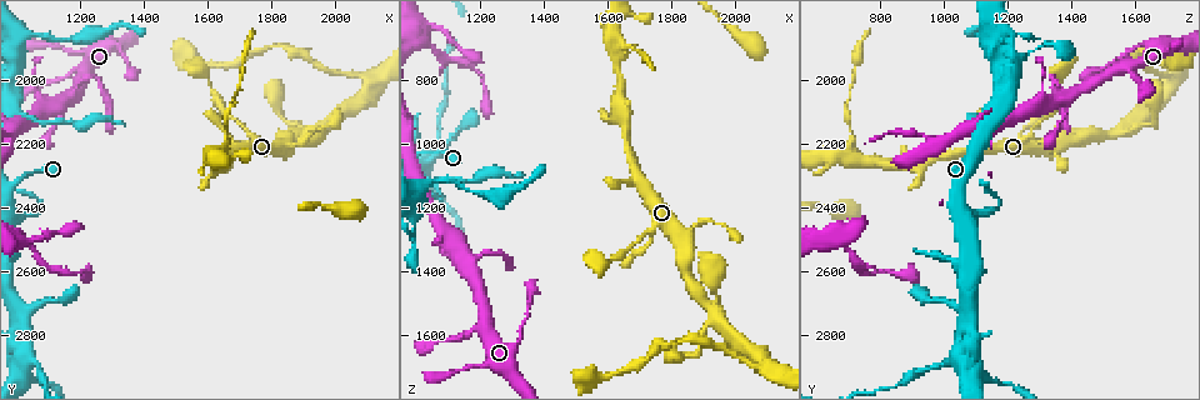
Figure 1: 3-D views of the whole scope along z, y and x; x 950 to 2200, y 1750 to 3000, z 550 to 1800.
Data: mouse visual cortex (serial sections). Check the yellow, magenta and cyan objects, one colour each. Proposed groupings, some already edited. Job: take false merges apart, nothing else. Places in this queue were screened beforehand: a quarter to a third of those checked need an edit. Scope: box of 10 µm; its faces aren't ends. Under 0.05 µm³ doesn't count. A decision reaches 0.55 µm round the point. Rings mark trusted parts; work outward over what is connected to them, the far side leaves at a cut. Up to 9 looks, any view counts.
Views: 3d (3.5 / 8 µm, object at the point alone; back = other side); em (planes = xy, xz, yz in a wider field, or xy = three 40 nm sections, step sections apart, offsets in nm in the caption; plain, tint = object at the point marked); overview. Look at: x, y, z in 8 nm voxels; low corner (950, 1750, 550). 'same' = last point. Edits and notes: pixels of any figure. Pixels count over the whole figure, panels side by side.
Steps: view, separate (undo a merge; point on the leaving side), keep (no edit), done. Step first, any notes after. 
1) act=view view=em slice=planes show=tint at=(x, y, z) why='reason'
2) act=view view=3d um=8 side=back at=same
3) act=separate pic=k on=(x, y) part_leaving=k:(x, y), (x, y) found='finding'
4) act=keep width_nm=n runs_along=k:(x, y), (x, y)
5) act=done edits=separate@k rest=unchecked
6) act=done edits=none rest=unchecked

act=view view=3d um=8 at=(1040, 2420, 1110) why='sudden change in width'

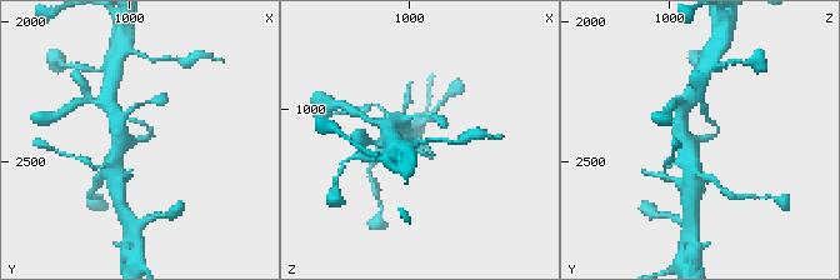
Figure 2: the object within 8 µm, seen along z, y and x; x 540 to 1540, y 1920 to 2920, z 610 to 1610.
act=view view=em slice=xy step=5 show=tint at=same arm_widths_nm=150,500 why='shape alone is not enough'

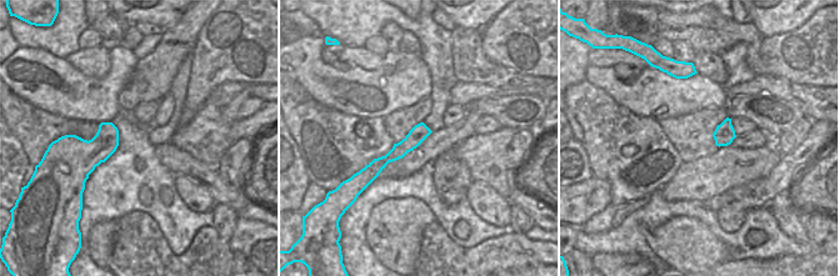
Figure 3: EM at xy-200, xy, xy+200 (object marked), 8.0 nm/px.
act=keep runs_along=2:(399, 120), (425, 155) found='all the same cell'

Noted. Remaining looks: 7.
act=view view=3d um=3.5 at=(1070, 2890, 990) why='three arms meet'

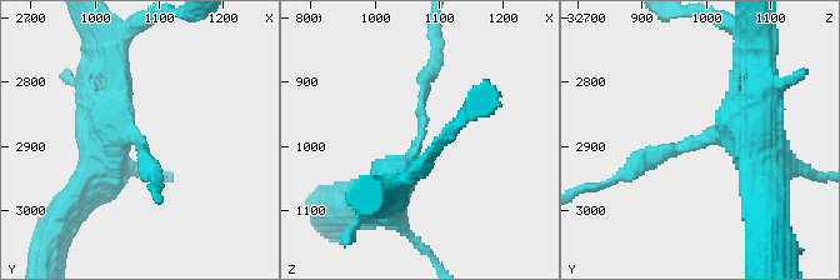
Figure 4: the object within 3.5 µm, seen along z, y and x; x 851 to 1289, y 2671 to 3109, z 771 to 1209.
act=view view=em slice=xy step=2 show=tint at=(1070, 2885, 1000) arms=3 arm_widths_nm=150,400,400

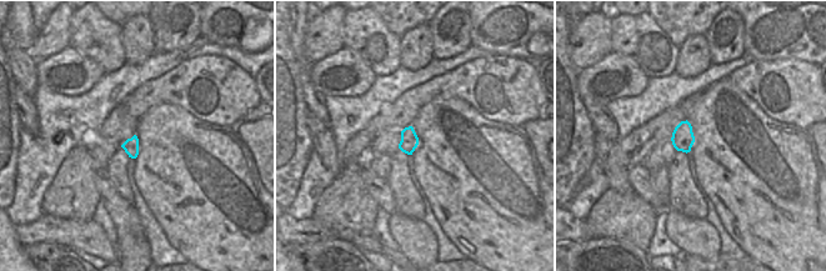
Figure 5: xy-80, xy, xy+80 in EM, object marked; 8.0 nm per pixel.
act=keep runs_along=4:(749, 88), (726, 134), (634, 169) found='continuous, no second cell'

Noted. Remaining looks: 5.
act=view view=3d um=3.5 at=(1170, 2050, 1380) why='arms part here'

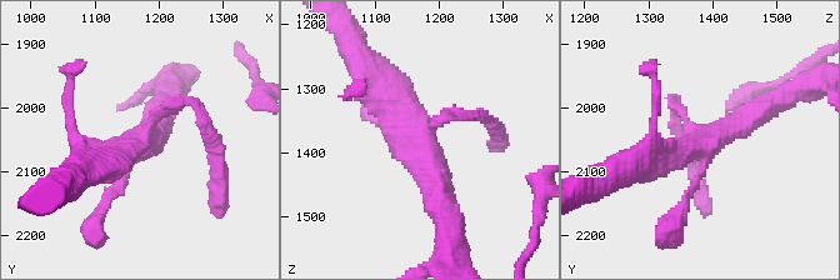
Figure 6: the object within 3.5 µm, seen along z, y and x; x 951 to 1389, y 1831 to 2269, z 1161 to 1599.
act=view view=em slice=xy step=3 show=tint at=(1165, 2055, 1390)

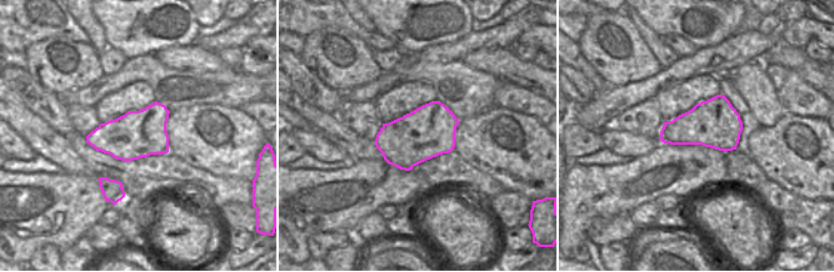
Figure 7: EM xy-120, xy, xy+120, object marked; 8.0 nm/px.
act=keep width_nm=420 runs_along=6:(441, 209), (426, 150), (380, 80) found='one cell here'

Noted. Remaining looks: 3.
act=view view=3d um=3.5 side=back at=(1040, 1870, 1120) why='four-way junction'

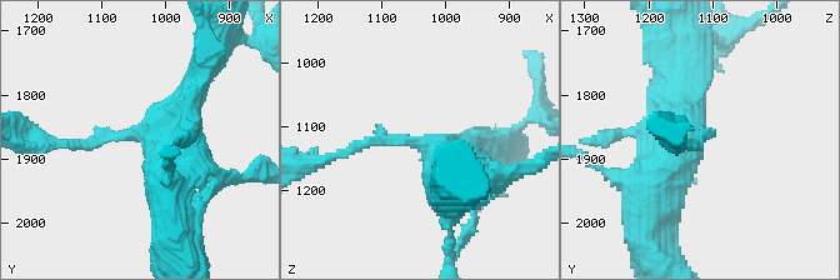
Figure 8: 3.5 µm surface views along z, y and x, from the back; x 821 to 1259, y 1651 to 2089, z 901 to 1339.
act=view view=em slice=xy step=1 show=tint at=(1050, 1865, 1125) why='now the EM'

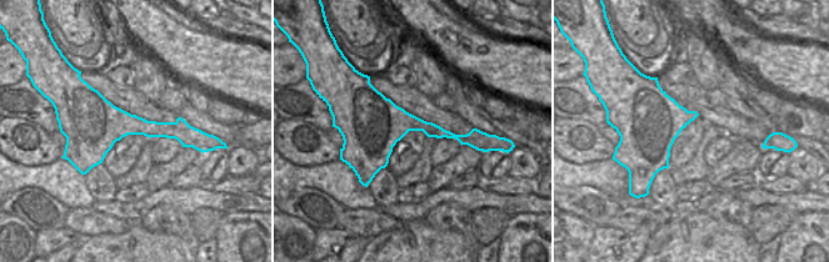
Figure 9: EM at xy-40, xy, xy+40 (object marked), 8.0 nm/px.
act=view view=em slice=planes show=tint at=same

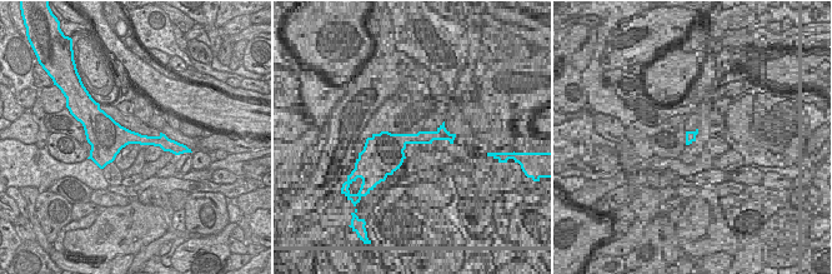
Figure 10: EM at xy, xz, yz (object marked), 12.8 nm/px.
act=keep arm_widths_nm=150,250,400,450 runs_along=8:(160, 176), (156, 130), (53, 141) found='all the same cell'

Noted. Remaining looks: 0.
act=done edits=none rest=unchecked

